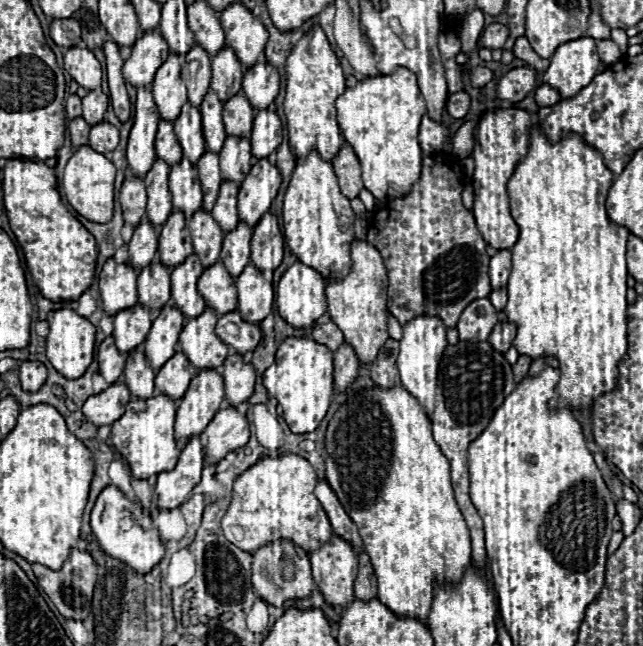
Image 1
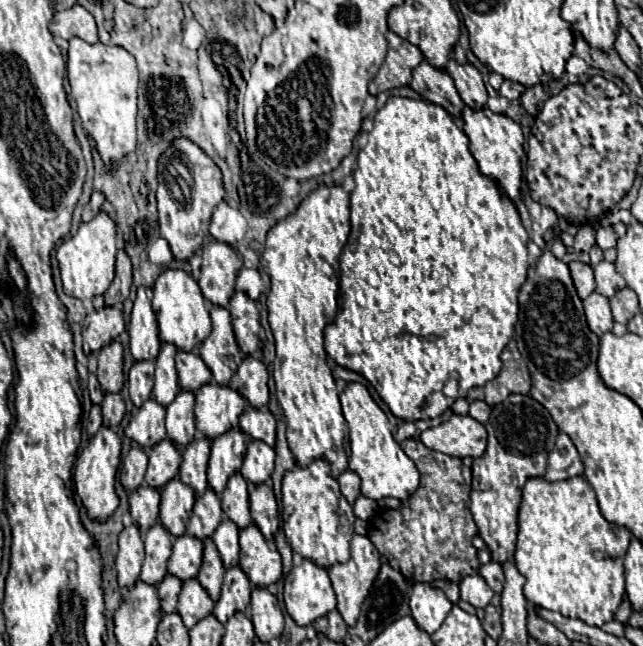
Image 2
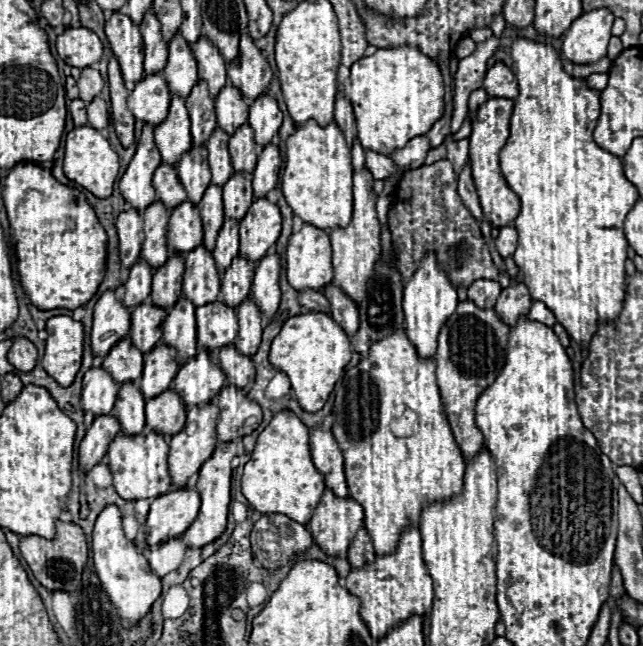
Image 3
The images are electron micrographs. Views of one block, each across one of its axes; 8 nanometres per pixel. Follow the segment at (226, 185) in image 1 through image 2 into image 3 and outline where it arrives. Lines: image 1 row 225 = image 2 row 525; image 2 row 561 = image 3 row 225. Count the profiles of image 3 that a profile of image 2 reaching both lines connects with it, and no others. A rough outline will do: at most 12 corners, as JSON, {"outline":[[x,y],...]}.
{"outline":[[226,218],[214,258],[220,274],[238,254],[238,220]]}

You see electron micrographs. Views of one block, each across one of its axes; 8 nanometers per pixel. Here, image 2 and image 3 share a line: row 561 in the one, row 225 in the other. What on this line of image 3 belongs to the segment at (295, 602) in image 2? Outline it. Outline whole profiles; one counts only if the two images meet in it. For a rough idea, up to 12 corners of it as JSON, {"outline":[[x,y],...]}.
{"outline":[[310,224],[292,234],[286,272],[298,292],[334,278],[328,234]]}

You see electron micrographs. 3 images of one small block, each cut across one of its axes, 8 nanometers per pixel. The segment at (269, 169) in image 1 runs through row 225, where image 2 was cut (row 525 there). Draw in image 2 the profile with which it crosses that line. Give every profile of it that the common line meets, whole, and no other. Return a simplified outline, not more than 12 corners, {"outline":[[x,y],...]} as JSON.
{"outline":[[256,524],[240,530],[240,568],[254,586],[282,578]]}

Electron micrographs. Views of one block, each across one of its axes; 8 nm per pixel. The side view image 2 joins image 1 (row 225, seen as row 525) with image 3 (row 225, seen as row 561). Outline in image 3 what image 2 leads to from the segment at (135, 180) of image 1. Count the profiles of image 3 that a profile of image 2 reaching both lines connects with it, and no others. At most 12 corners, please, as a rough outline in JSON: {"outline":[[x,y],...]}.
{"outline":[[134,208],[116,220],[122,268],[140,258],[142,214]]}

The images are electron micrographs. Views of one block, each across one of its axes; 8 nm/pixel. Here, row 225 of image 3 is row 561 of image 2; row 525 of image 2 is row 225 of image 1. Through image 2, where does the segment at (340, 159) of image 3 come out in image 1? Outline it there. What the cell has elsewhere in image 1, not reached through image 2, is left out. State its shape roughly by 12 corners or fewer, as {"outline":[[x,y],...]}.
{"outline":[[314,150],[284,196],[284,236],[326,284],[352,270],[354,212]]}

